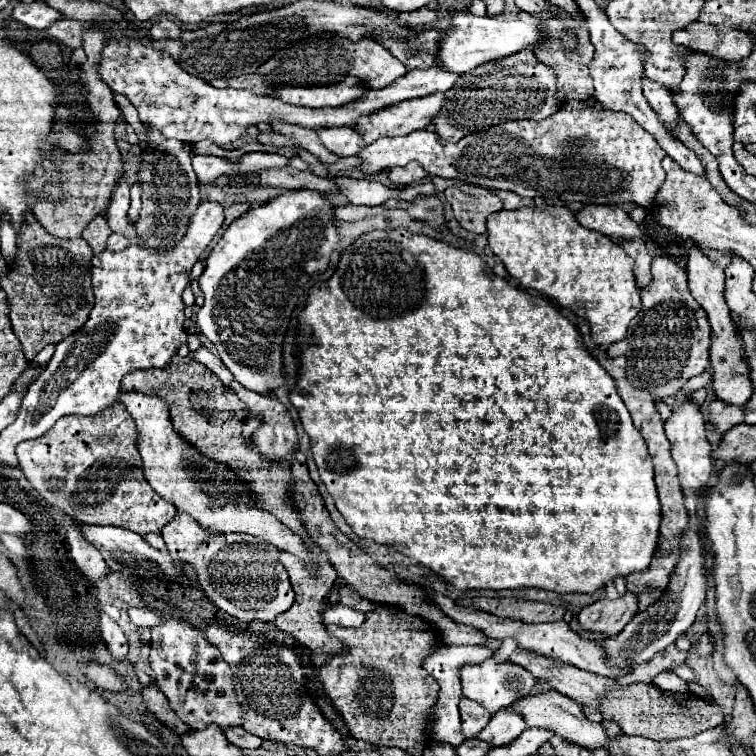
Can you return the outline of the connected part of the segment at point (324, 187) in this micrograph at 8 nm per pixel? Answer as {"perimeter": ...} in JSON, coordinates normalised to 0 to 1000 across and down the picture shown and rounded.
{"perimeter":[[[377,220],[377,222],[358,222],[358,225],[348,225],[343,233],[345,246],[361,246],[361,249],[374,249],[374,251],[396,251],[396,249],[411,249],[411,251],[422,251],[427,257],[438,257],[438,254],[448,254],[446,243],[440,238],[427,238],[427,235],[417,235],[414,228],[398,228],[388,220]]]}

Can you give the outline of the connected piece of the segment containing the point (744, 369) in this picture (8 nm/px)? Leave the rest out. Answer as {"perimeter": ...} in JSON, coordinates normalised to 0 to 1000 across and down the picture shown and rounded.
{"perimeter":[[[922,325],[911,328],[911,347],[909,347],[909,365],[911,365],[911,384],[917,394],[927,402],[927,407],[935,413],[940,437],[943,437],[943,452],[940,452],[940,489],[943,489],[943,521],[964,532],[970,537],[985,537],[991,524],[996,521],[996,508],[991,503],[991,484],[980,474],[980,455],[972,444],[972,431],[964,415],[964,405],[956,394],[956,378],[959,378],[959,360],[956,354],[946,352]]]}

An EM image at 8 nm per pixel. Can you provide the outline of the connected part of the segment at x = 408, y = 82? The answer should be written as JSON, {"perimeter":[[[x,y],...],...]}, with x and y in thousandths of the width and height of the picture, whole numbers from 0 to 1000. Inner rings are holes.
{"perimeter":[[[144,32],[147,37],[147,53],[142,61],[136,61],[136,79],[131,98],[136,108],[157,124],[165,124],[173,138],[181,143],[184,156],[189,164],[200,169],[210,169],[218,183],[231,183],[247,190],[263,188],[263,185],[282,185],[284,190],[295,193],[303,188],[316,185],[324,180],[324,172],[329,167],[337,167],[340,161],[356,161],[361,156],[372,156],[385,164],[398,164],[403,169],[430,169],[430,167],[467,167],[475,153],[488,151],[493,146],[528,138],[533,132],[544,130],[557,130],[567,127],[575,122],[591,122],[599,116],[602,106],[607,98],[591,95],[581,87],[565,90],[565,93],[541,93],[536,101],[528,106],[517,108],[507,119],[485,119],[483,130],[475,130],[472,135],[459,135],[456,140],[446,143],[398,143],[388,138],[377,138],[369,130],[361,127],[340,127],[329,119],[308,119],[308,116],[295,116],[287,119],[276,114],[266,103],[255,103],[245,93],[239,93],[224,71],[216,71],[210,66],[202,66],[200,50],[192,42],[194,56],[181,56],[165,48],[163,37],[155,32]]]}

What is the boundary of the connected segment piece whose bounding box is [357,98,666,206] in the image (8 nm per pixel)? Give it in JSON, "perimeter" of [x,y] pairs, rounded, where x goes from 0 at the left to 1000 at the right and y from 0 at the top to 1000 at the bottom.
{"perimeter":[[[787,130],[779,132],[753,132],[747,135],[729,156],[708,161],[708,159],[679,159],[668,164],[649,167],[647,172],[620,177],[607,188],[597,190],[581,183],[575,175],[554,172],[538,180],[525,183],[501,183],[499,188],[480,193],[472,204],[480,217],[475,225],[483,233],[501,230],[507,225],[517,225],[522,220],[536,220],[544,212],[552,212],[570,233],[597,235],[618,243],[631,243],[639,249],[655,251],[676,251],[694,262],[716,259],[721,265],[737,262],[745,267],[769,267],[769,270],[824,270],[837,267],[843,272],[861,272],[869,251],[880,241],[880,228],[874,222],[874,212],[880,200],[868,185],[856,177],[832,151],[800,146]]]}

